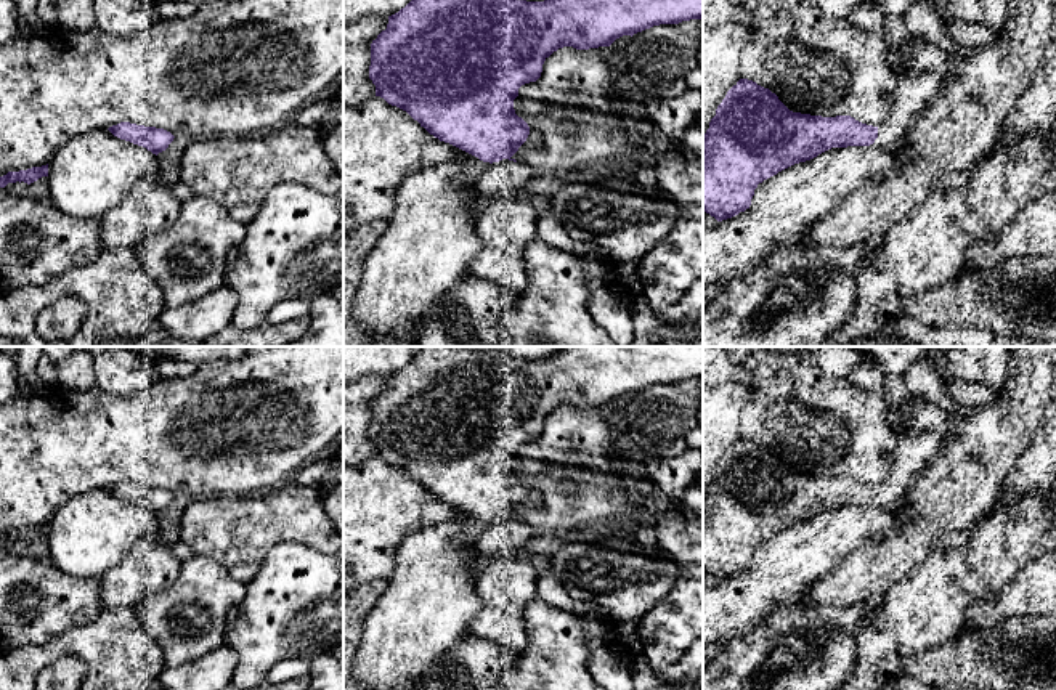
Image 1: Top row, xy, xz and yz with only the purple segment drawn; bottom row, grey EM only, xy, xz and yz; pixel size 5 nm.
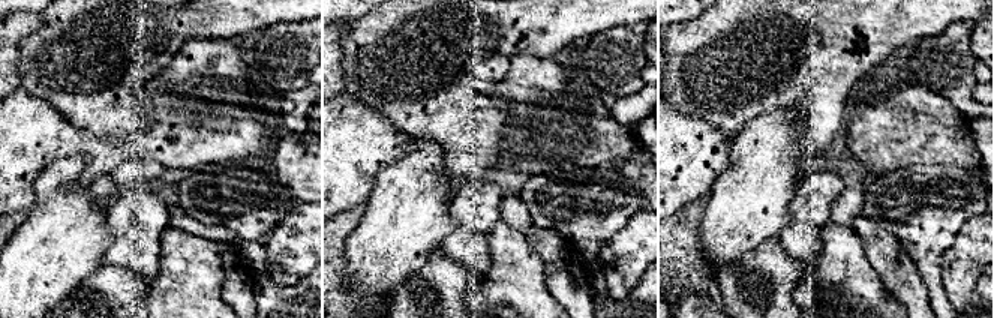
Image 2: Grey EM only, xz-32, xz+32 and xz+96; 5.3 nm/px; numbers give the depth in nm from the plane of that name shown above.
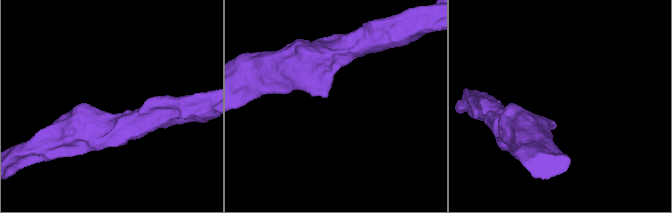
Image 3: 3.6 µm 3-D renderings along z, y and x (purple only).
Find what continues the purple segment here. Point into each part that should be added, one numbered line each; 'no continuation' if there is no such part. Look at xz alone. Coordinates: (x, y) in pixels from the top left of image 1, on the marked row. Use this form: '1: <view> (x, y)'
1: xz (503, 177)

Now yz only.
1: yz (913, 93)

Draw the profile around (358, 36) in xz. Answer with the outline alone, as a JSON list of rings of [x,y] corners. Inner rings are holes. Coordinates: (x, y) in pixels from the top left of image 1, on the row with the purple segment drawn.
[[[388,16],[355,21],[343,27],[343,108],[376,95],[369,79],[371,43],[387,29]]]

